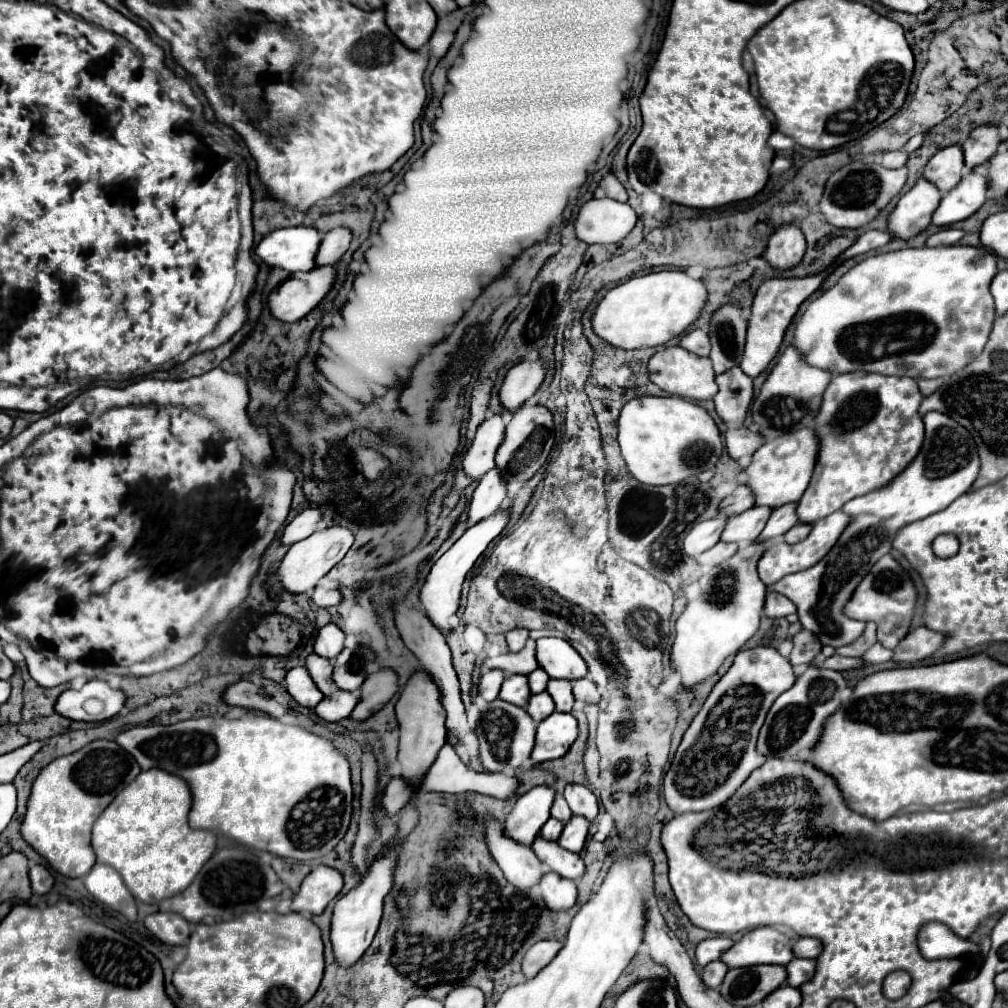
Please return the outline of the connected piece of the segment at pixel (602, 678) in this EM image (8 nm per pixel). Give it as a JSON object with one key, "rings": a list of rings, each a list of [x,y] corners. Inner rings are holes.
{"rings":[[[574,642],[572,644],[578,652],[580,652],[580,656],[584,658],[584,662],[588,664],[588,680],[592,680],[596,686],[600,686],[600,688],[604,688],[606,684],[608,684],[608,674],[606,674],[606,668],[604,668],[604,664],[600,662],[600,660],[596,660],[594,656],[590,656],[588,654],[588,650],[580,644],[580,642]]]}

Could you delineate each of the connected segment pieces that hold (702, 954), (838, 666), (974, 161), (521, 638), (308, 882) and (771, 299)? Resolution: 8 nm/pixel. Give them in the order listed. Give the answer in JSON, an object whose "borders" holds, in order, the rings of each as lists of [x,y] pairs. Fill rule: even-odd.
{"borders":[[[[716,936],[716,938],[706,938],[698,944],[696,948],[696,960],[700,966],[706,966],[714,960],[718,960],[734,942],[728,936]]],[[[834,654],[832,658],[826,658],[820,668],[830,668],[830,670],[850,670],[850,668],[862,668],[864,662],[860,658],[844,658]]],[[[986,124],[978,126],[970,132],[968,140],[962,142],[964,152],[964,164],[966,168],[976,168],[984,164],[988,158],[992,158],[1002,142],[1002,130],[998,126]]],[[[516,628],[516,630],[512,630],[512,632],[506,634],[506,642],[508,642],[508,646],[510,646],[512,652],[522,650],[524,644],[526,644],[526,640],[528,640],[528,630],[526,628]]],[[[318,866],[318,868],[314,868],[314,870],[304,878],[300,890],[296,892],[296,896],[294,896],[294,900],[292,900],[292,910],[296,910],[296,912],[308,910],[310,914],[322,914],[324,908],[328,906],[328,902],[330,902],[332,898],[336,898],[336,894],[338,894],[340,890],[342,890],[342,876],[340,876],[340,872],[334,870],[334,868],[330,868],[330,866]]],[[[828,268],[814,274],[814,276],[804,276],[804,278],[772,278],[772,280],[766,280],[756,290],[754,304],[752,304],[752,316],[748,320],[746,350],[744,350],[744,358],[740,362],[740,368],[750,378],[756,378],[770,364],[770,360],[776,356],[776,352],[780,348],[780,342],[784,338],[784,332],[786,332],[790,320],[794,318],[796,310],[822,284],[822,280],[826,276],[828,276]]]]}

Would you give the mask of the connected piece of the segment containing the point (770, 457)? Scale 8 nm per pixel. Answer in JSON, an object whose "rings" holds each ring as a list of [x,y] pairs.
{"rings":[[[802,428],[800,432],[788,432],[788,436],[778,436],[762,444],[754,454],[752,462],[744,468],[746,480],[744,484],[752,490],[758,506],[780,508],[790,502],[798,502],[808,488],[812,468],[816,464],[816,436],[812,436],[812,428]]]}

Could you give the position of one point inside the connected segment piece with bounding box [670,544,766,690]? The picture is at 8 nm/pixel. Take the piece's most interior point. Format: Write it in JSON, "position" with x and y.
{"position":[726,616]}

